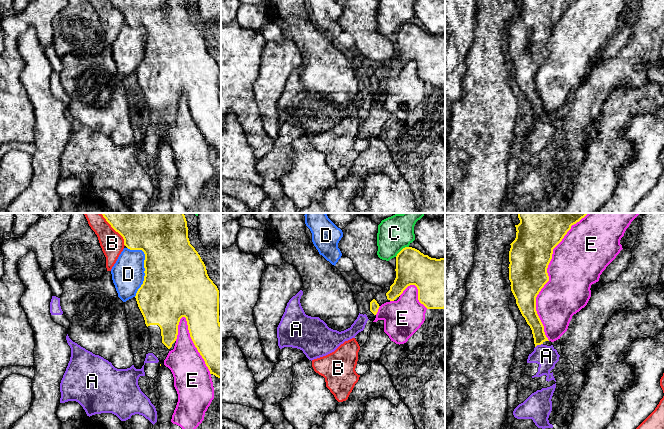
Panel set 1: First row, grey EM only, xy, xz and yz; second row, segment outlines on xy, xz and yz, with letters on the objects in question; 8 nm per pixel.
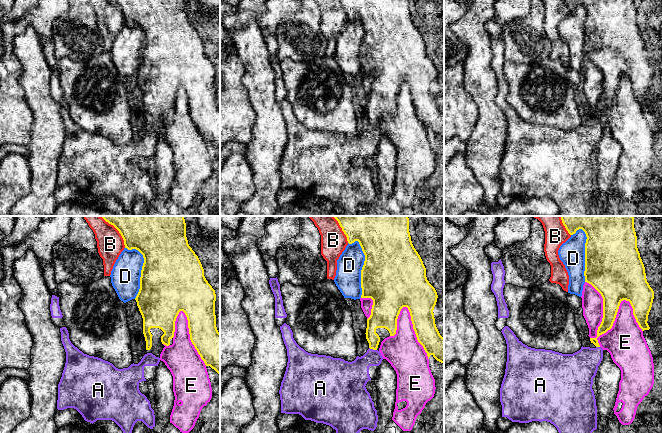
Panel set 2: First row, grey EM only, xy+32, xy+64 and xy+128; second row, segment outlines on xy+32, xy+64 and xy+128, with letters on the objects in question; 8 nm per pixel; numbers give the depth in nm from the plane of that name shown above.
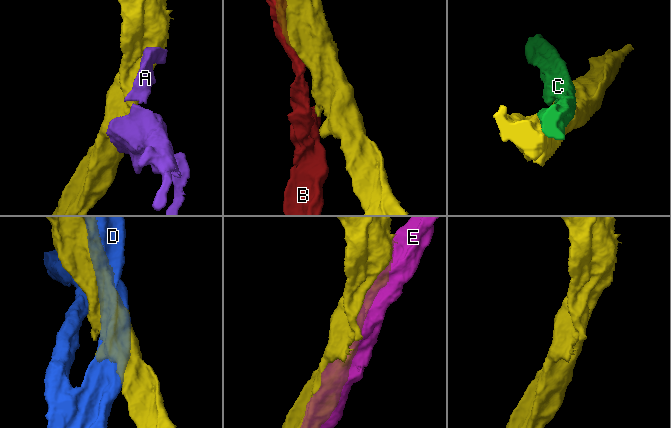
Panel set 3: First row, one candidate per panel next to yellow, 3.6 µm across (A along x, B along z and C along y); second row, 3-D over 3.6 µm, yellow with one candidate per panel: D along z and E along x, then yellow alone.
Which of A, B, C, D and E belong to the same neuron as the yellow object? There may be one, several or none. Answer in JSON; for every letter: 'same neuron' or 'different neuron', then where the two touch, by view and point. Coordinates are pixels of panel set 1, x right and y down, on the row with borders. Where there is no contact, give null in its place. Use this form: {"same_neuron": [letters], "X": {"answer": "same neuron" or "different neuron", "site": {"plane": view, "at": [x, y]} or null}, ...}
{"same_neuron": ["A"], "A": {"answer": "same neuron", "site": {"plane": "yz", "at": [538, 344]}}, "B": {"answer": "different neuron", "site": {"plane": "xy", "at": [114, 229]}}, "C": {"answer": "different neuron", "site": {"plane": "xz", "at": [401, 250]}}, "D": {"answer": "different neuron", "site": {"plane": "xy", "at": [144, 266]}}, "E": {"answer": "different neuron", "site": {"plane": "yz", "at": [547, 275]}}}

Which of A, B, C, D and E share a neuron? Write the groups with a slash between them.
A / B / C / D / E

